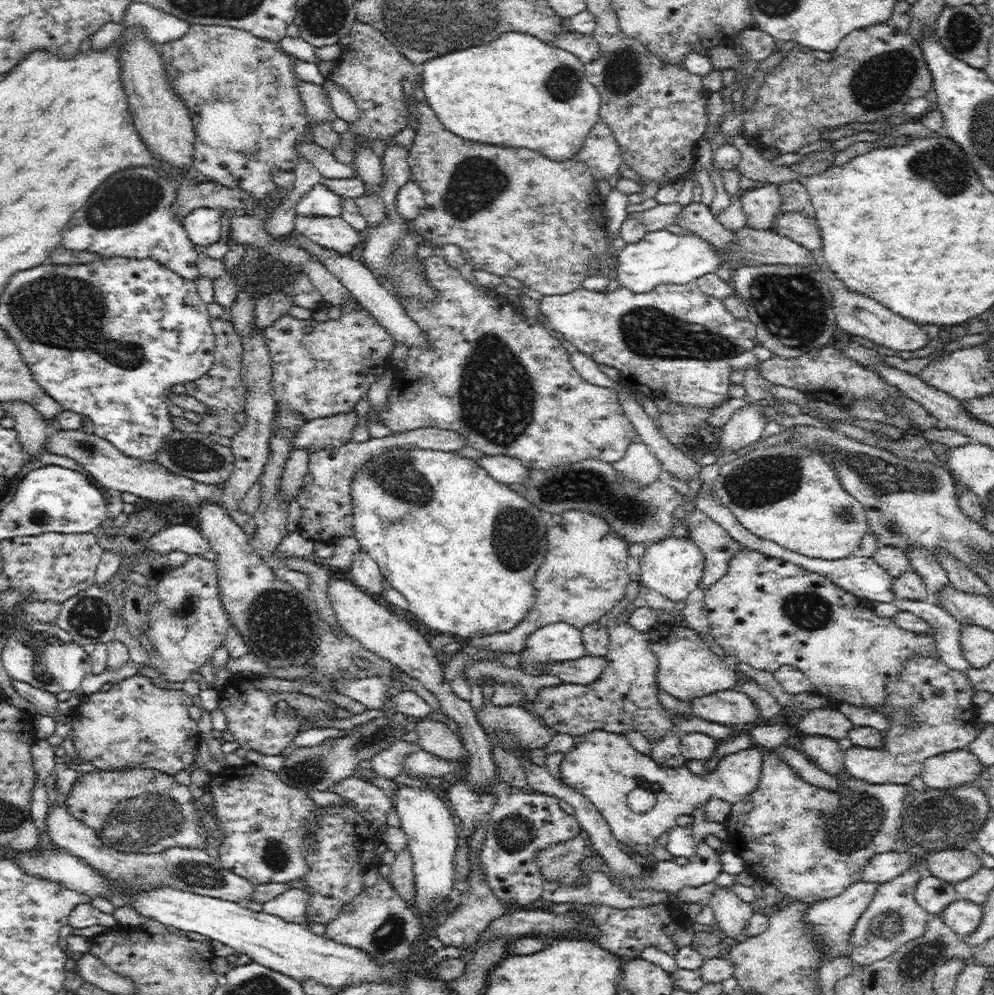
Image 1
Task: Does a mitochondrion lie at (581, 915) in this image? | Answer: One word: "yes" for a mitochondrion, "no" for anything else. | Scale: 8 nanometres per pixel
no

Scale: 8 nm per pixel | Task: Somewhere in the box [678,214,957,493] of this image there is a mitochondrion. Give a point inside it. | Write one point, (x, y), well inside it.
(793, 308)

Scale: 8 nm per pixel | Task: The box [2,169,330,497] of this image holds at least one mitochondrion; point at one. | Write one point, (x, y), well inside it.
(66, 312)

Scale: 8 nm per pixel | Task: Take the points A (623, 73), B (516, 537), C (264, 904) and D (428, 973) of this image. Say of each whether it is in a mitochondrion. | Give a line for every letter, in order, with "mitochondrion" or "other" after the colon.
A: mitochondrion
B: mitochondrion
C: other
D: other

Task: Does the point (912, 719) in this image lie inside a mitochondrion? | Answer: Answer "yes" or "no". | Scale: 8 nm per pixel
yes

